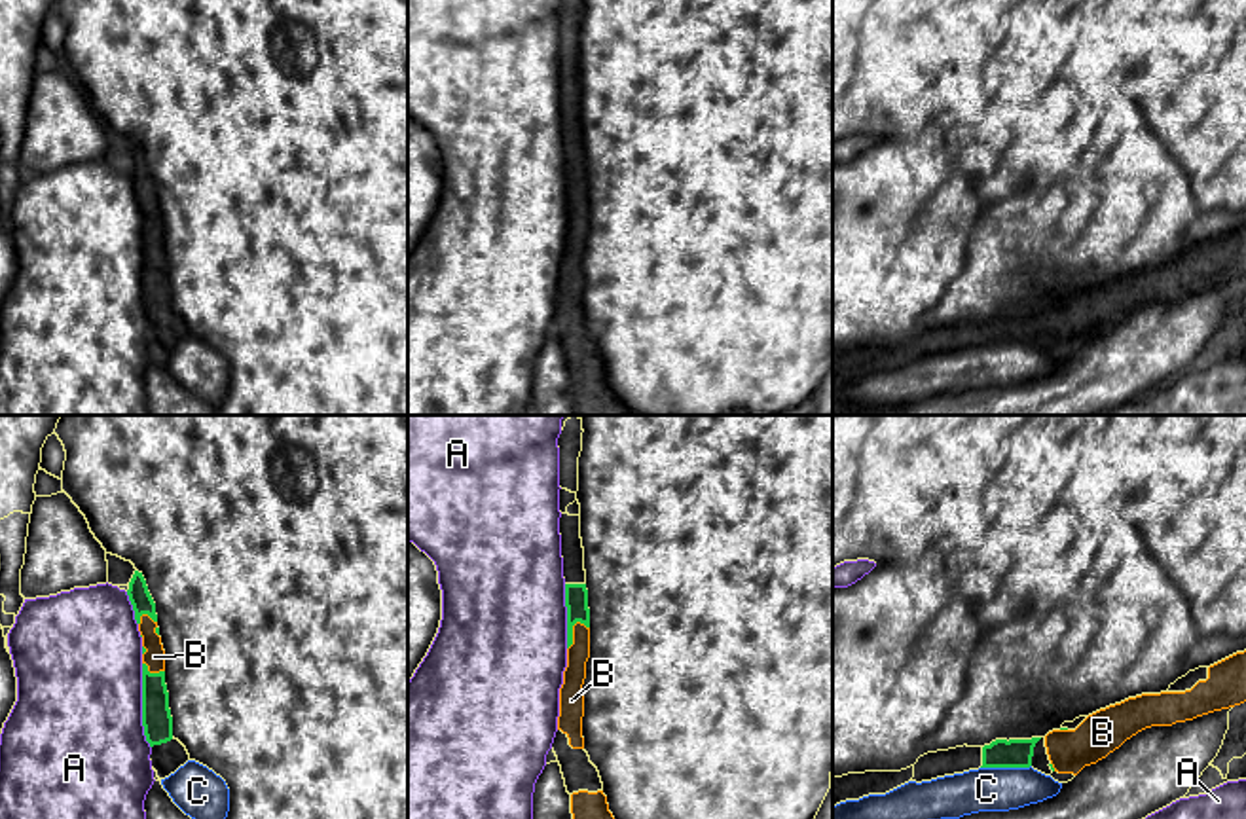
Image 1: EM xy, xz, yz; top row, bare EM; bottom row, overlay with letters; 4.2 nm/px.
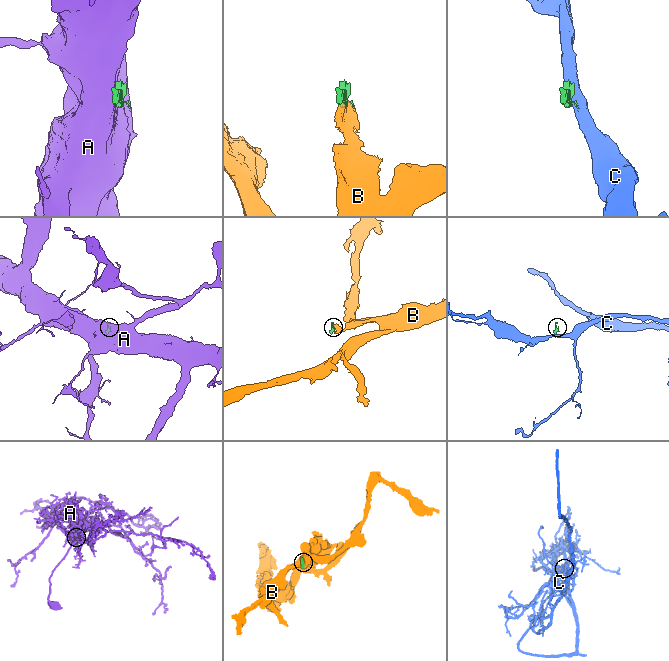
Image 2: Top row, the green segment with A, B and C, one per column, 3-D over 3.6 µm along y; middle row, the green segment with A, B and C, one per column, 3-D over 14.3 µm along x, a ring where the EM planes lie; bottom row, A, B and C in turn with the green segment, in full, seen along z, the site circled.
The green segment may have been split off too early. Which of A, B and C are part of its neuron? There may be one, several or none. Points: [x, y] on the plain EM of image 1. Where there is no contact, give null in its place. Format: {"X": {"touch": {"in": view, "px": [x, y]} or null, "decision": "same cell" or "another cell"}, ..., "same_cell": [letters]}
{"A": {"touch": {"in": "xy", "px": [143, 281]}, "decision": "another cell"}, "B": {"touch": {"in": "xz", "px": [571, 205]}, "decision": "same cell"}, "C": {"touch": {"in": "yz", "px": [1006, 342]}, "decision": "another cell"}, "same_cell": ["B"]}

